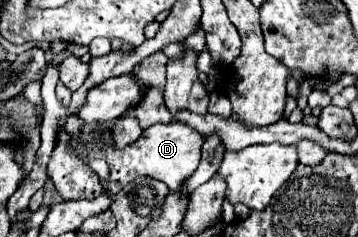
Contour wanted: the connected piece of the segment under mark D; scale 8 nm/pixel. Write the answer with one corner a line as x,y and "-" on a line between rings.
81,121
81,137
69,139
69,147
77,157
81,157
83,153
91,153
95,149
101,151
101,157
109,165
109,177
107,177
109,193
119,193
127,183
131,183
137,177
151,177
163,181
171,191
177,189
179,183
191,177
193,171
197,169
201,159
201,145
203,145
203,135
183,123
149,127
143,131
139,141
127,145
125,149
115,149
109,123
93,123
91,127
85,127
85,123

